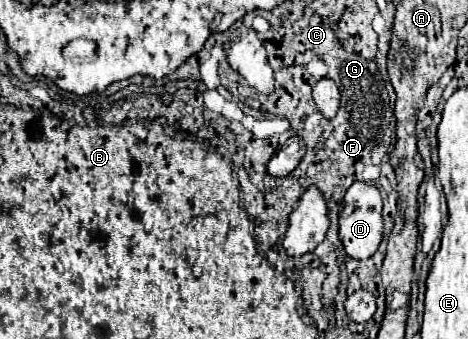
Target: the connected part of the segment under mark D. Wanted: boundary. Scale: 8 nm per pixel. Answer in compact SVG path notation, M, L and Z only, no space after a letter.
M353 182L343 198L341 212L339 212L339 240L345 252L355 260L365 260L377 252L381 234L383 234L383 218L381 218L379 190L367 182Z

